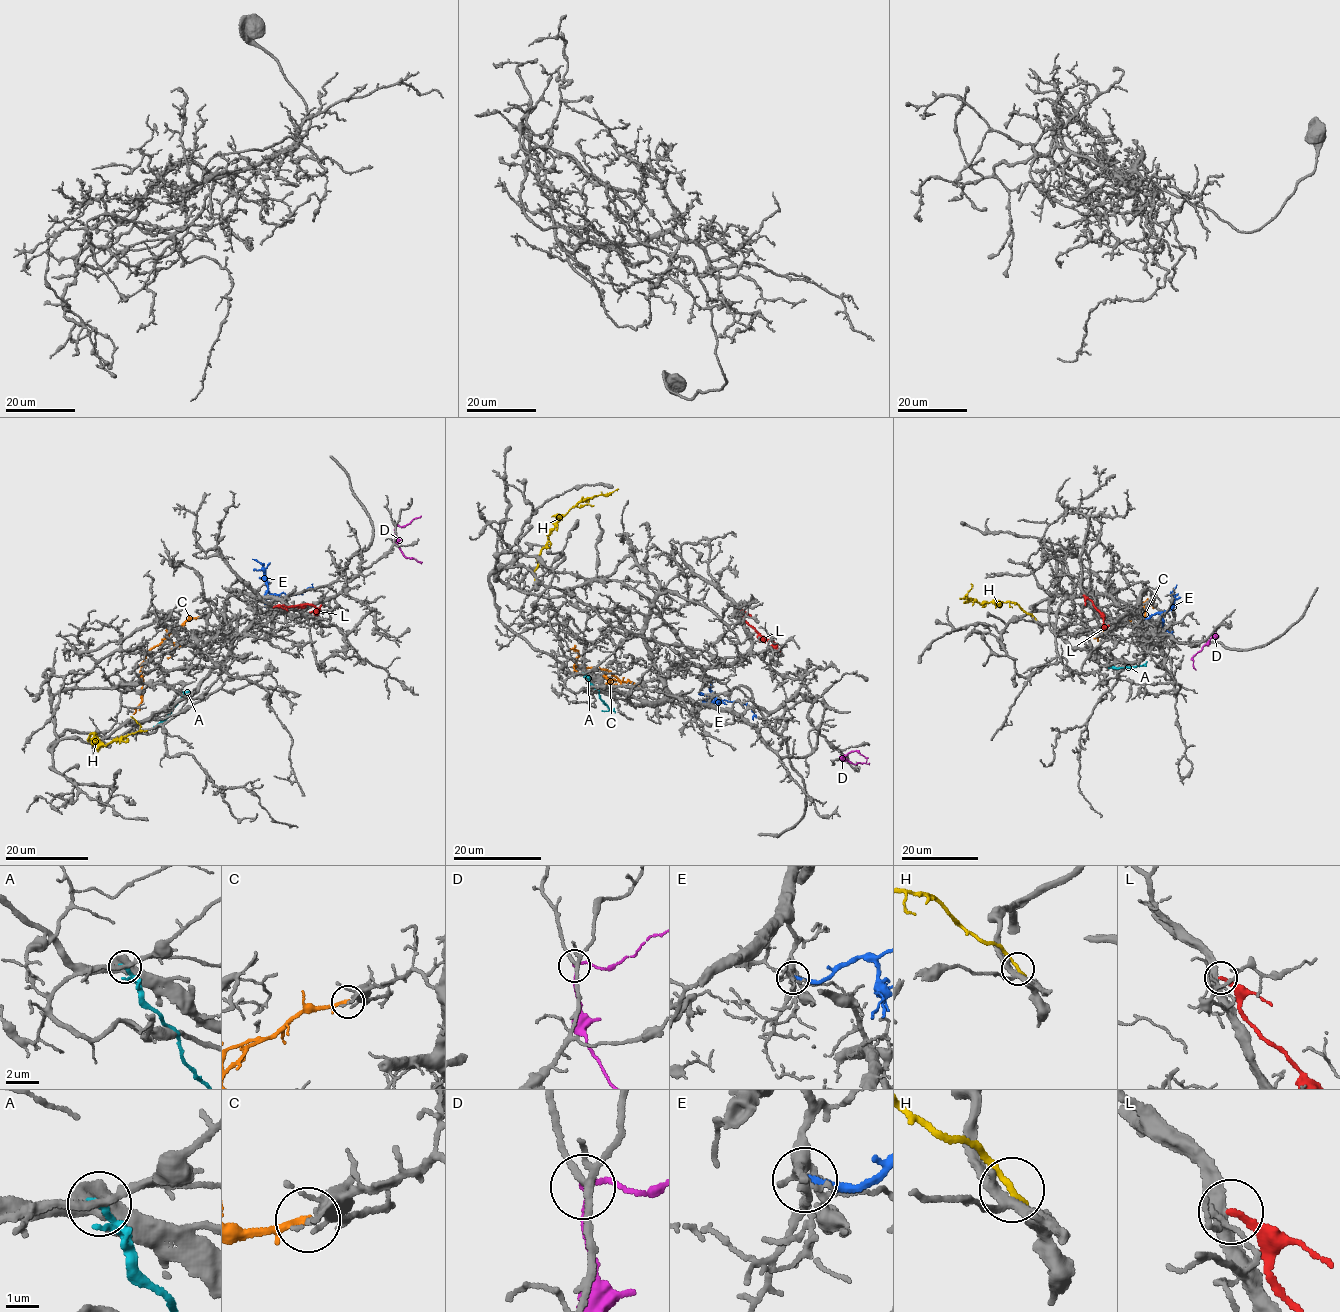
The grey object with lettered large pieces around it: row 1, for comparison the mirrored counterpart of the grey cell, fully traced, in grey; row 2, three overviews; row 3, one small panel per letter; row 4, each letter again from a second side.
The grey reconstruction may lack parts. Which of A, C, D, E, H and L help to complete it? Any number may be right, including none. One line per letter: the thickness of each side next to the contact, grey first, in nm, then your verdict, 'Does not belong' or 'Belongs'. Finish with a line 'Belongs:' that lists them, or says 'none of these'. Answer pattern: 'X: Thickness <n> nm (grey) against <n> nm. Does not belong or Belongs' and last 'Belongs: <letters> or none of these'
A: Thickness 240 nm (grey) against 150 nm. Does not belong
C: Thickness 240 nm (grey) against 240 nm. Does not belong
D: Thickness 190 nm (grey) against 150 nm. Does not belong
E: Thickness 170 nm (grey) against 200 nm. Does not belong
H: Thickness 300 nm (grey) against 240 nm. Does not belong
L: Thickness 400 nm (grey) against 200 nm. Does not belong
Belongs: none of these

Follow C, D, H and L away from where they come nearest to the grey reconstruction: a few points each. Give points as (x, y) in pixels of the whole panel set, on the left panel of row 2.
C: (200, 617), (187, 619), (147, 654), (140, 672), (141, 703), (133, 714)
D: (394, 526), (395, 540), (405, 557), (421, 563)
H: (90, 742), (87, 738), (92, 732), (93, 739), (105, 745), (140, 730), (139, 724), (130, 716)
L: (273, 607), (306, 604), (317, 608), (321, 604)

